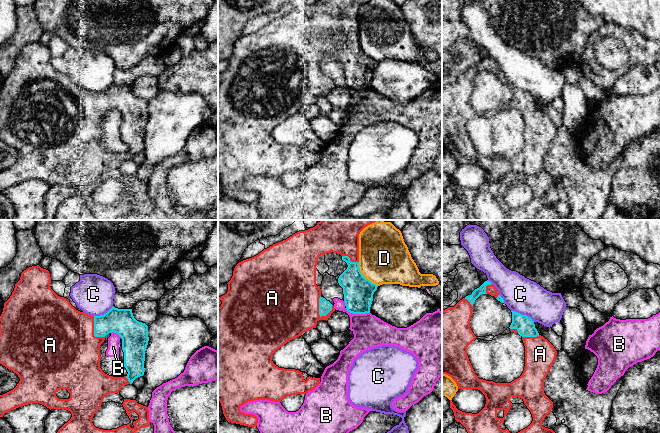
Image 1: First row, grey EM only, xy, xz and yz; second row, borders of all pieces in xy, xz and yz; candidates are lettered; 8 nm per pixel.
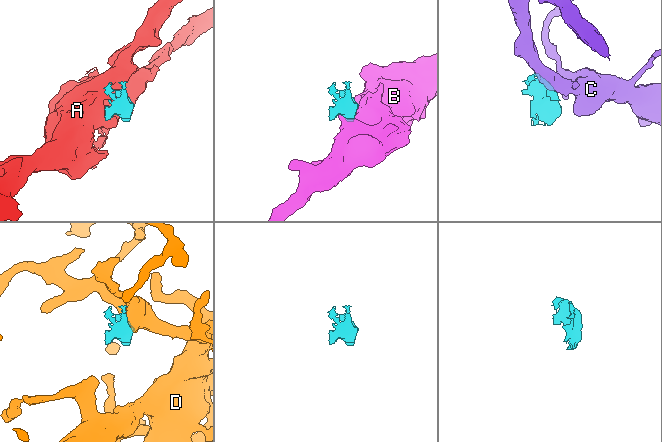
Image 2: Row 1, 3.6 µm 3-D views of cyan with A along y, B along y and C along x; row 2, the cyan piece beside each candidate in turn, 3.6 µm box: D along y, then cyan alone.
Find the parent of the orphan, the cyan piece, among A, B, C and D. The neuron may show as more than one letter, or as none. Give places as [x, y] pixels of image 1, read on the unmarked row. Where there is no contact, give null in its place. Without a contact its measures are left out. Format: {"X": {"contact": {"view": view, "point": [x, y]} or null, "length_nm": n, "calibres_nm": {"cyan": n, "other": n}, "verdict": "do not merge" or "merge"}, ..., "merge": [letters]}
{"A": {"contact": {"view": "xz", "point": [319, 82]}, "length_nm": 180, "calibres_nm": {"cyan": 100, "other": 500}, "verdict": "merge"}, "B": {"contact": {"view": "xz", "point": [357, 89]}, "length_nm": 200, "calibres_nm": {"cyan": 240, "other": 260}, "verdict": "do not merge"}, "C": {"contact": {"view": "yz", "point": [523, 91]}, "length_nm": 220, "calibres_nm": {"cyan": 150, "other": 280}, "verdict": "do not merge"}, "D": {"contact": {"view": "xz", "point": [363, 52]}, "length_nm": 260, "calibres_nm": {"cyan": 240, "other": 420}, "verdict": "do not merge"}, "merge": ["A"]}

